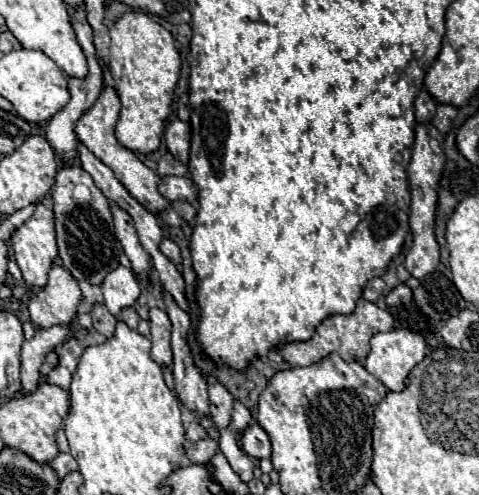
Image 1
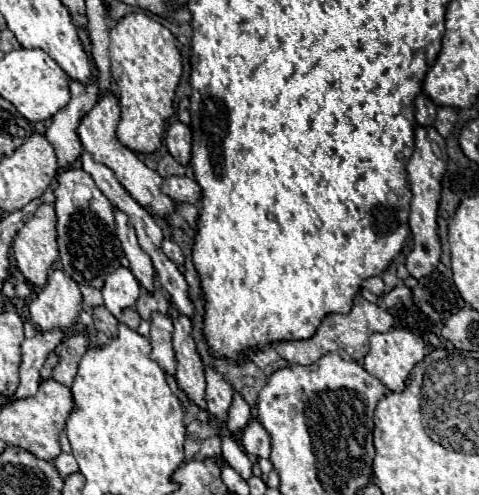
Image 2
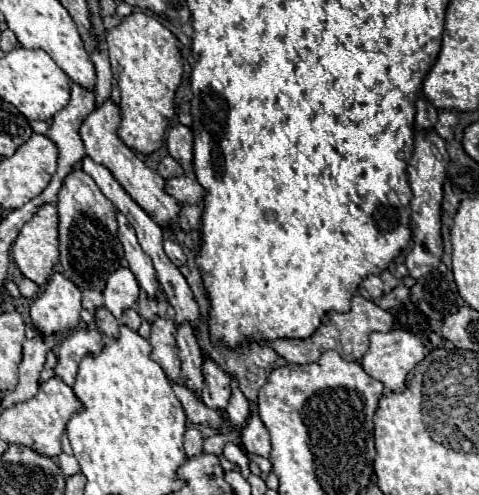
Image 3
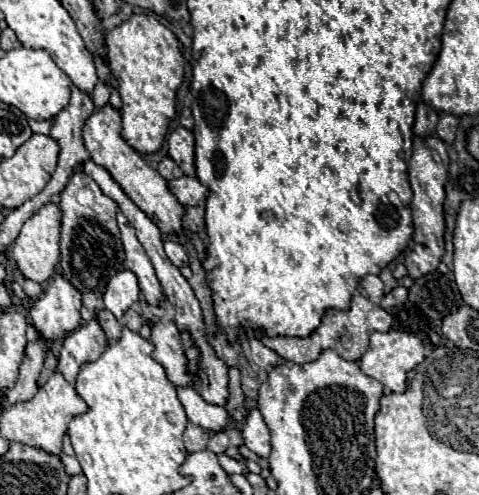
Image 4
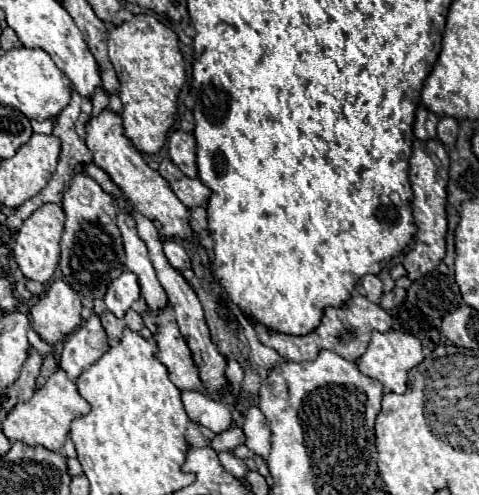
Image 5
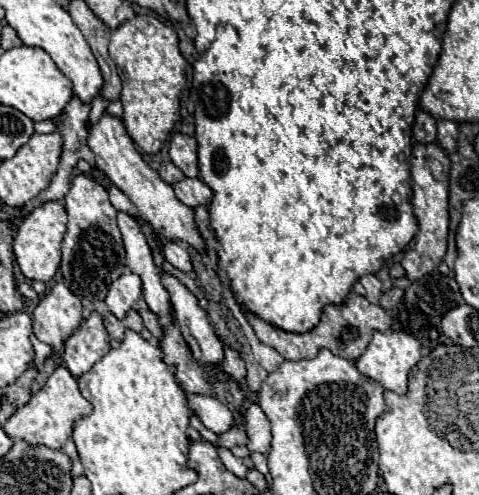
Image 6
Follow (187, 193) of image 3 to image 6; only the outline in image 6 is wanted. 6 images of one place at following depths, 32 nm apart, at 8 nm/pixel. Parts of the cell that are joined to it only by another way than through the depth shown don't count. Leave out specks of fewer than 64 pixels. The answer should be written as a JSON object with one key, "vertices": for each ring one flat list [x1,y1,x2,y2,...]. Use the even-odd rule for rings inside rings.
{"vertices":[[184,178,172,184,178,200,190,208,208,206,212,200,212,190,200,178]]}

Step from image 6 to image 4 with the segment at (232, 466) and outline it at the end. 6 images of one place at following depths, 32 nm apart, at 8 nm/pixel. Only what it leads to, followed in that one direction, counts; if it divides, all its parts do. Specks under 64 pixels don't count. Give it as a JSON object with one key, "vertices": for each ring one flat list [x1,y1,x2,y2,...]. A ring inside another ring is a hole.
{"vertices":[[220,454,218,460,220,460,220,466,222,466,228,474,244,474,244,472,246,472,246,468,244,468,242,462,232,460,232,458,228,458,226,454]]}

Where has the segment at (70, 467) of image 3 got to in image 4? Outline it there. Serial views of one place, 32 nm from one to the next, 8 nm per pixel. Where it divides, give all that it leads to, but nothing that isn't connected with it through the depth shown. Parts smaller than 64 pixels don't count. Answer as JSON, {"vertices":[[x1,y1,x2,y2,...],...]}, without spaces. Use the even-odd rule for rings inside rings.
{"vertices":[[60,454,60,460,62,460,64,470,66,470,66,474,68,474,68,476,74,476,74,474,80,474,80,472,82,472,82,468,80,468,80,464,78,464,78,460,76,460,74,456]]}

